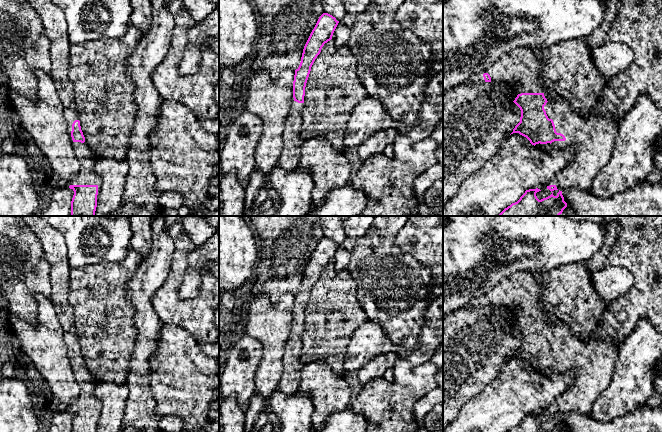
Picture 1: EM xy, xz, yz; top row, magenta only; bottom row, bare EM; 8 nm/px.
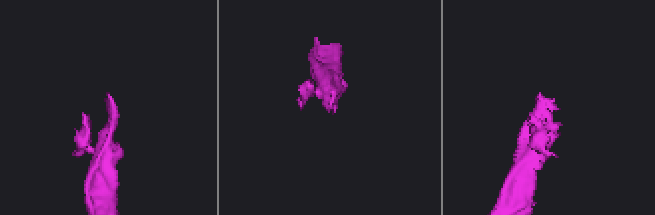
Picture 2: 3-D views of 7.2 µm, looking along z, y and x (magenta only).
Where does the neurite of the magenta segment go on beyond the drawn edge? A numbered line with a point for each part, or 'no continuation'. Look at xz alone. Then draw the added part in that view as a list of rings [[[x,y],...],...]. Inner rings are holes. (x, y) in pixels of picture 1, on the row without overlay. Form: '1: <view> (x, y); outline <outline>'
1: xz (289, 383); outline [[[291,326],[290,335],[284,347],[283,371],[278,390],[291,395],[299,391],[301,369],[305,365],[301,361],[303,327]]]

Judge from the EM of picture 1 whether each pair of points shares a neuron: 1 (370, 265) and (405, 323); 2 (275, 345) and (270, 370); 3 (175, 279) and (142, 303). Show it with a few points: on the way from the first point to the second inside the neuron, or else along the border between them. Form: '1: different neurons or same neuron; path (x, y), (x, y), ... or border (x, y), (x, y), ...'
1: same neuron; path (384, 279), (389, 291), (397, 299), (400, 309)
2: same neuron; path (273, 351), (271, 364)
3: different neurons; border (166, 278), (151, 297), (151, 305), (158, 318)

